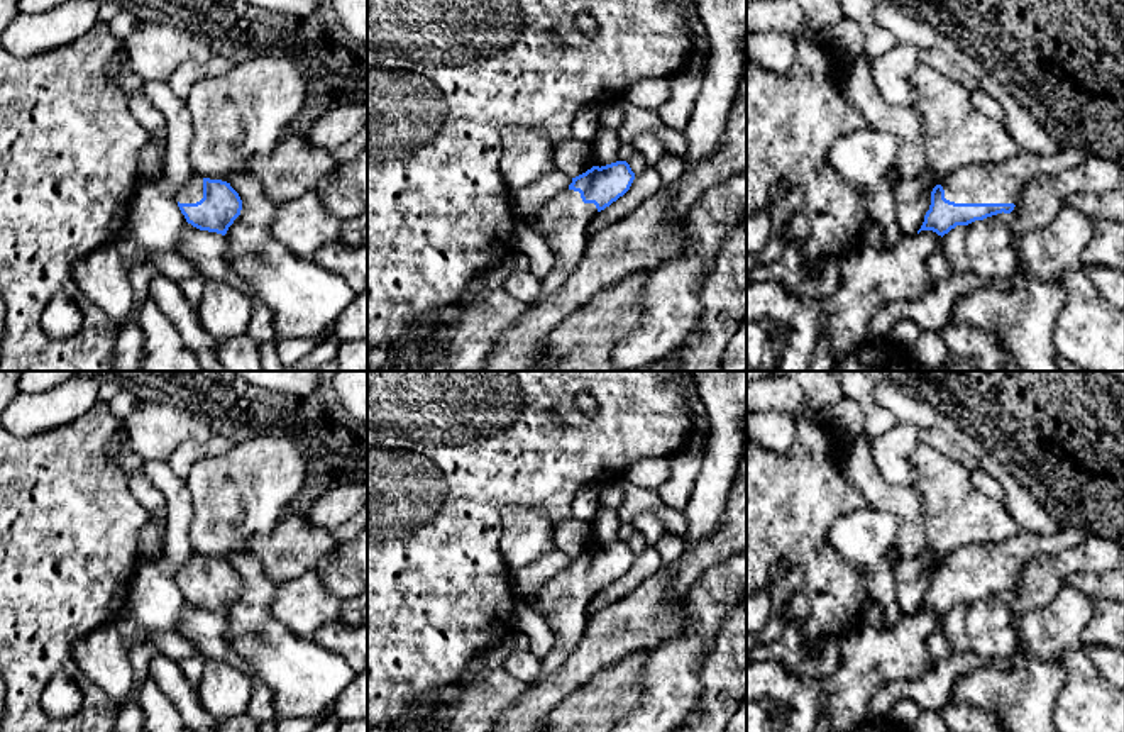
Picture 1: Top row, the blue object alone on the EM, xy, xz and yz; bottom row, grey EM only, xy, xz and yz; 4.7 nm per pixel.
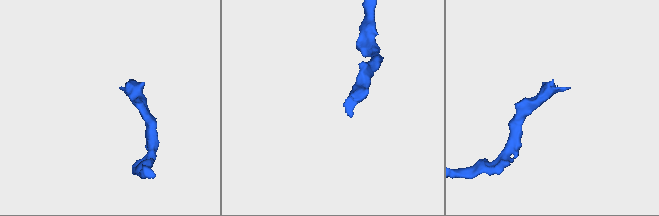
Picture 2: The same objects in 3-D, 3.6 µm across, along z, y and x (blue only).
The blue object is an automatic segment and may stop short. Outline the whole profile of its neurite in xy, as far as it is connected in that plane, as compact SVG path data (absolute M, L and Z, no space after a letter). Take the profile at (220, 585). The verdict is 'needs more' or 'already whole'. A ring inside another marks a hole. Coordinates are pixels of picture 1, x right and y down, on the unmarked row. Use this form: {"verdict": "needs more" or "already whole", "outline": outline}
{"verdict": "needs more", "outline": "M193 552L176 574L186 602L200 610L225 615L240 595L242 580L230 563Z"}

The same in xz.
{"verdict": "needs more", "outline": "M626 541L606 546L592 546L572 557L572 563L548 585L540 588L526 603L538 607L554 634L554 651L542 659L543 679L560 669L567 656L577 647L587 624L587 605L591 598L623 576L635 559Z"}

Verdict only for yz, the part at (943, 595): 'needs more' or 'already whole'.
needs more

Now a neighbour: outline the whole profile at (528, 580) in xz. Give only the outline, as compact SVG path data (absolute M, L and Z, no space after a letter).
M554 551L521 569L511 571L515 593L520 600L533 596L572 563L572 556Z

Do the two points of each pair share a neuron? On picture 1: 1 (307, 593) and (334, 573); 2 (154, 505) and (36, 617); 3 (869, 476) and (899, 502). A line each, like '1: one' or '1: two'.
1: two
2: two
3: one

